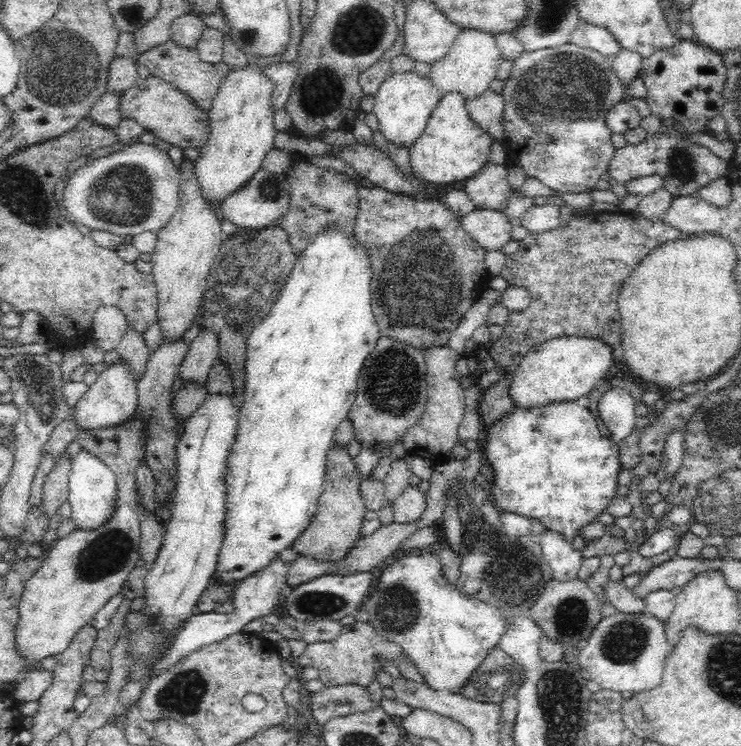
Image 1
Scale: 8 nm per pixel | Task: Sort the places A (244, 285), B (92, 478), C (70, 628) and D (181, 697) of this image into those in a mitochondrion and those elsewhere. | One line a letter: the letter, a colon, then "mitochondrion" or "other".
A: mitochondrion
B: other
C: other
D: mitochondrion

